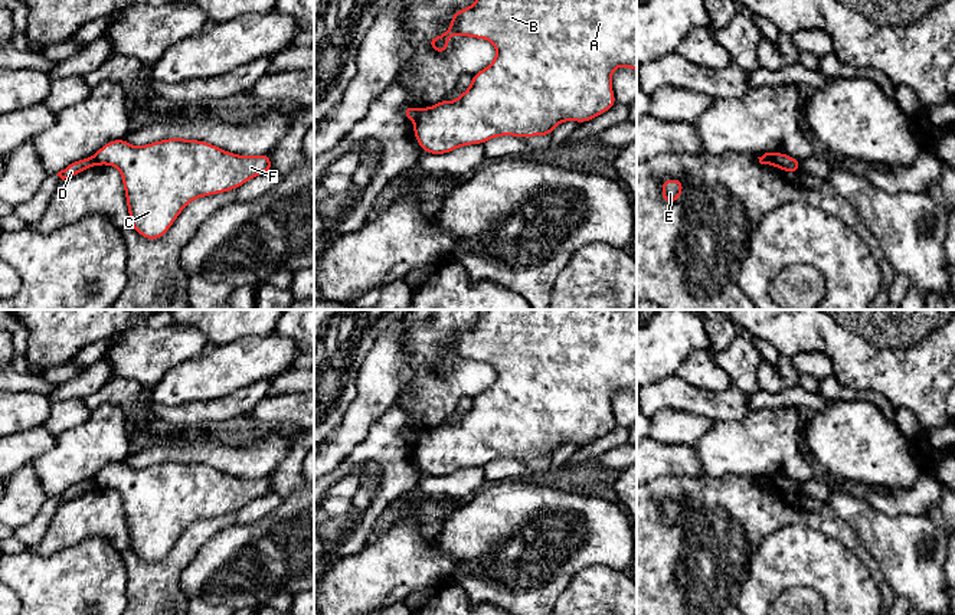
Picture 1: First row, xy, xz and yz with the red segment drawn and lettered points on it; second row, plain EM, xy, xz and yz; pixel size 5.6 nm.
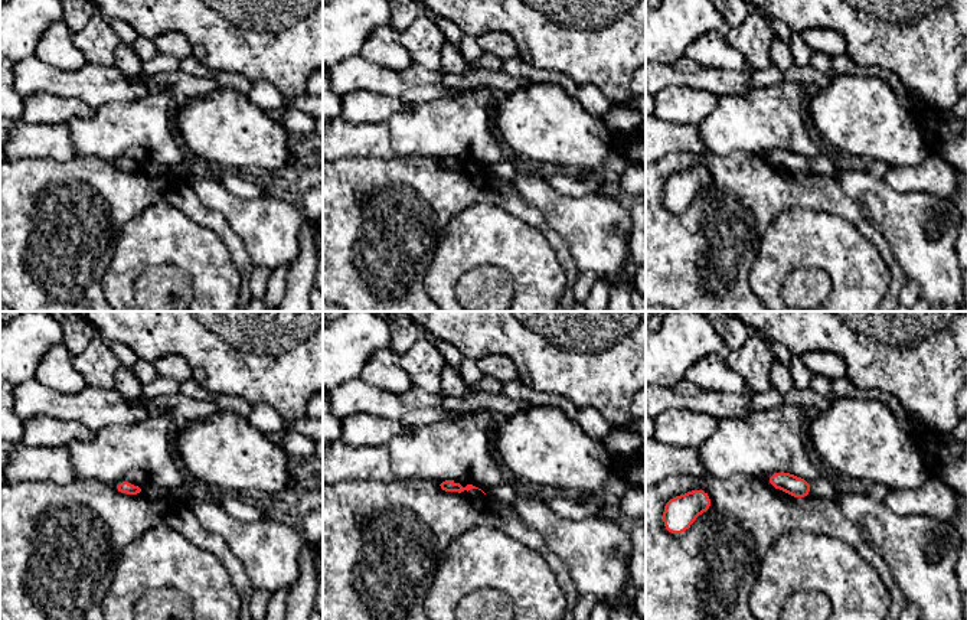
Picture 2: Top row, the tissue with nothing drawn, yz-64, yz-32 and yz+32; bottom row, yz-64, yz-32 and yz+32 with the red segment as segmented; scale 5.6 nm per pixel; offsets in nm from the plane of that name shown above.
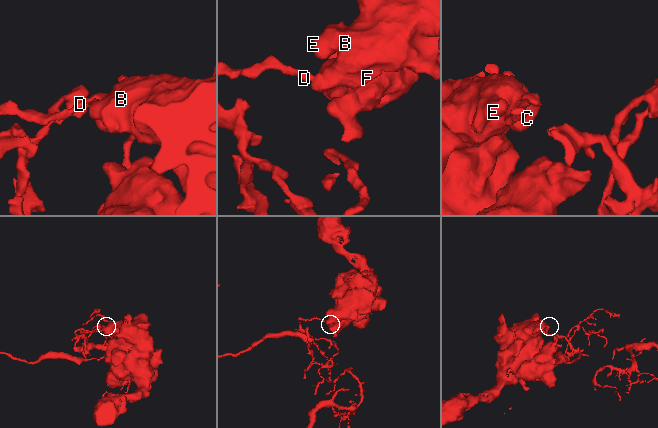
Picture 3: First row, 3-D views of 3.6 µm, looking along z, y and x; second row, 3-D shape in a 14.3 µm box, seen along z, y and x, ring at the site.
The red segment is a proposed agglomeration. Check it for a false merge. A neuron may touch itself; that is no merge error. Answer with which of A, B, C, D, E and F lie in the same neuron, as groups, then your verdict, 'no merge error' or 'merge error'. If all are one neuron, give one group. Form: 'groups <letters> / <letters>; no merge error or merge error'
groups A B C E F / D; merge error

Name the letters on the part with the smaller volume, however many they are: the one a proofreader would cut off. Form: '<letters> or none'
D

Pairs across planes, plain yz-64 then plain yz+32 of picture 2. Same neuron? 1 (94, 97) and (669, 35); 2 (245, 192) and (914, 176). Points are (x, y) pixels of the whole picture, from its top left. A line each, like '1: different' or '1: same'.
1: different
2: same

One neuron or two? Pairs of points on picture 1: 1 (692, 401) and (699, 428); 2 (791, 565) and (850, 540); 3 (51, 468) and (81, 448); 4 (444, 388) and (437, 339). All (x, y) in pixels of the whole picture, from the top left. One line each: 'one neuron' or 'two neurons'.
1: two neurons
2: two neurons
3: one neuron
4: one neuron

